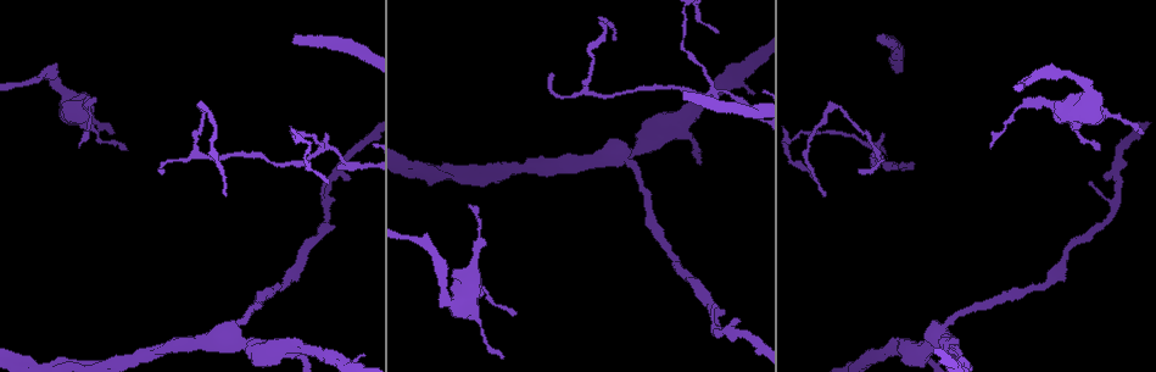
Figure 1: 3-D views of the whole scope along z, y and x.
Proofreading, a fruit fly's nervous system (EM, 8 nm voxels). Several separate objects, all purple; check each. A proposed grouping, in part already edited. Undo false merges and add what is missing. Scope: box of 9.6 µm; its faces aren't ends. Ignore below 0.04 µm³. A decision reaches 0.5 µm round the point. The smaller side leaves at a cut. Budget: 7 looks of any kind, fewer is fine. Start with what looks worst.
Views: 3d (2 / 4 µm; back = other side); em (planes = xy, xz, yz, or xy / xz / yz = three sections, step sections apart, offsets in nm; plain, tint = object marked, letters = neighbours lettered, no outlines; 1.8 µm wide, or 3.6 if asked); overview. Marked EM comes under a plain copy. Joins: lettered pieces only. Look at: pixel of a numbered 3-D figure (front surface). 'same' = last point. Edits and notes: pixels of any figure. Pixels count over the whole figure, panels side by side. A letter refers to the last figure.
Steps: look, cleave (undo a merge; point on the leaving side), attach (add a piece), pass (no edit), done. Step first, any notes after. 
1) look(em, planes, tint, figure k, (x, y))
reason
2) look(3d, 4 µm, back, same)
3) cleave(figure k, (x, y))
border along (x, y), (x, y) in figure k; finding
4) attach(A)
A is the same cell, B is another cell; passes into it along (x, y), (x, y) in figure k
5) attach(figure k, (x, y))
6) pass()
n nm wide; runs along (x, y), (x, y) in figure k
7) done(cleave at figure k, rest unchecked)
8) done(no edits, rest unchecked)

look(em, yz, step 4, tint, figure 1, (684, 93))
branch stops here

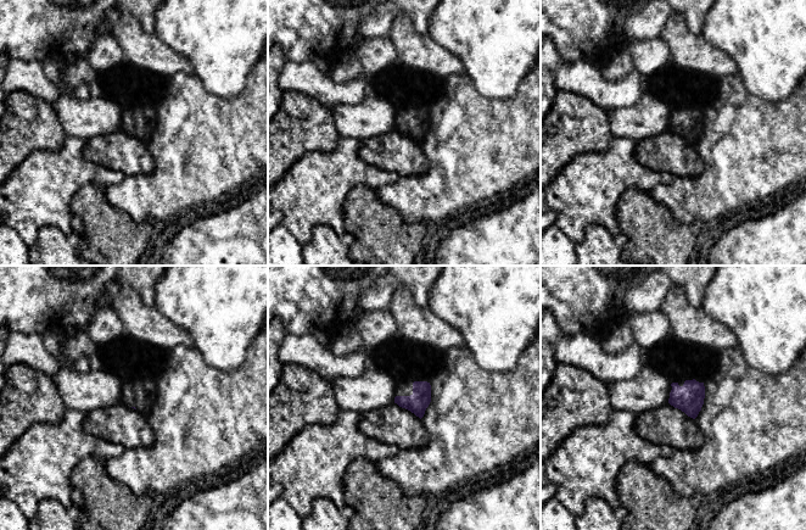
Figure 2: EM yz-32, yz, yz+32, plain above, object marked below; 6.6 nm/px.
look(em, yz, step 4, letters, same)
what lies round it

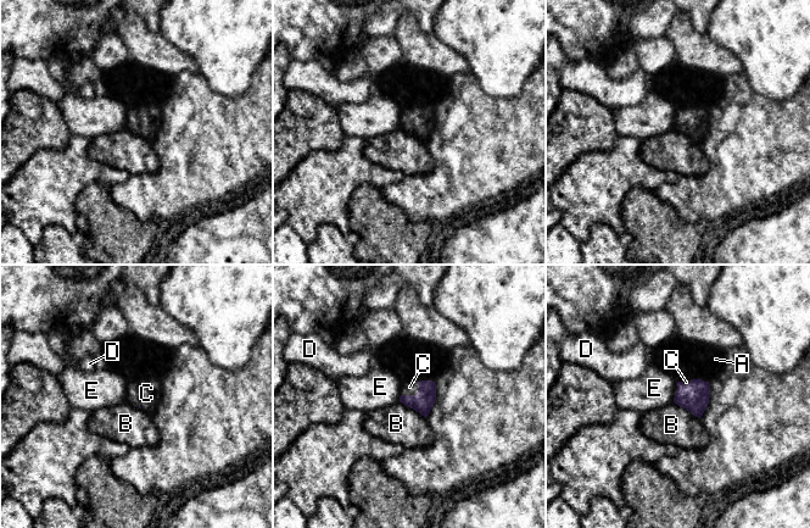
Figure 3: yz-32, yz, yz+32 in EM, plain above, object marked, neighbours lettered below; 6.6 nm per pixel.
attach(figure 3, (409, 387))
B touches over 220 nm; C is the same cell, A, B, D and E are other cells; passes into it along (423, 401), (418, 390), (409, 387) in figure 3; the neuron continues

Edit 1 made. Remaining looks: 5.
look(overview)
see it whole again

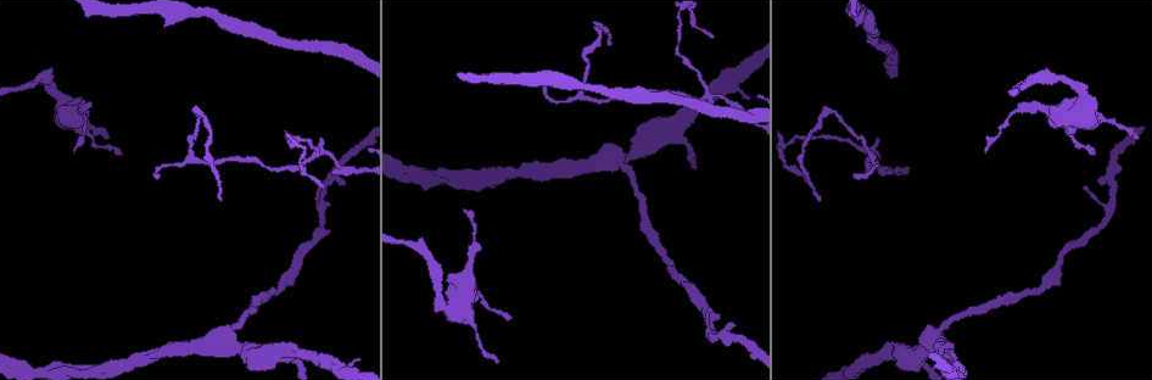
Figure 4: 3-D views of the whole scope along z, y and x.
look(em, xy, step 16, letters, figure 4, (322, 184))
end of a long branch

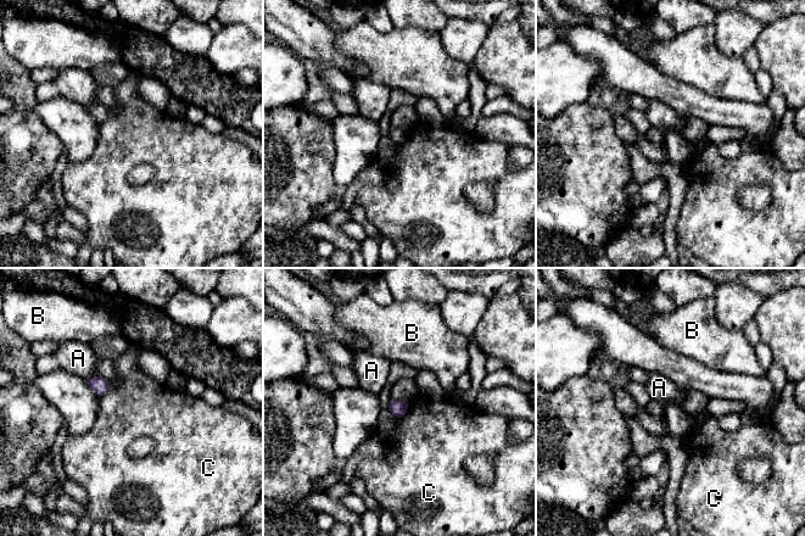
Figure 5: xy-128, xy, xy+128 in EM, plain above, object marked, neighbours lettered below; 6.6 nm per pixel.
pass()
C touches over 120 nm; A, B and C are other cells; border along (108, 381), (108, 389), (99, 396) in figure 5; none of them fits

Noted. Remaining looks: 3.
look(3d, 2 µm, figure 4, (76, 150))
an open end

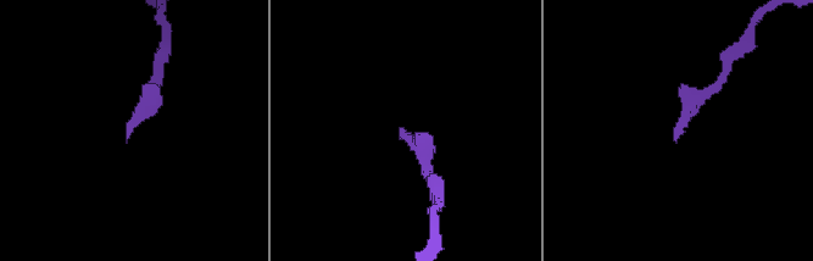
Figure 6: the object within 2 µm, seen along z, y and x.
look(em, xy, step 4, letters, figure 6, (676, 139))

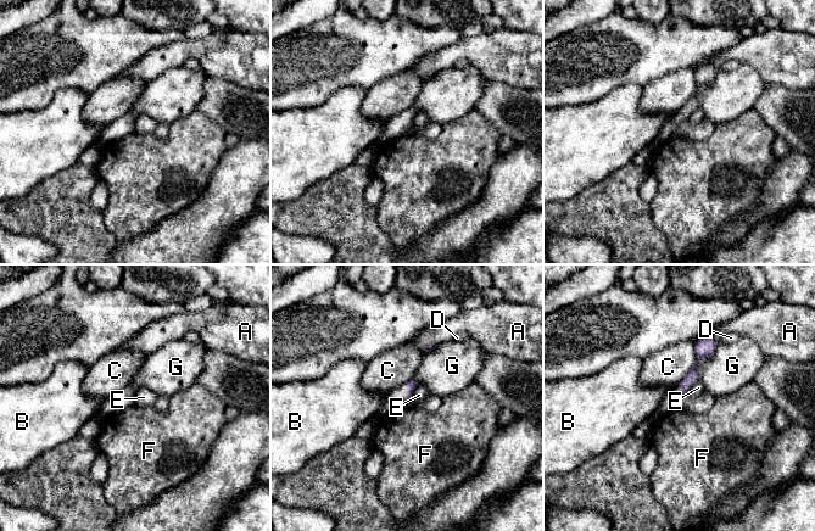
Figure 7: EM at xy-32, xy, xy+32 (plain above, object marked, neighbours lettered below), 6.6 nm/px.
pass()
A, B, C, D, E, F and G are other cells; border along (418, 385), (409, 400) in figure 7; no lettered piece goes on from it

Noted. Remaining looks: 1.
done(attach at figure 3, rest unchecked)

